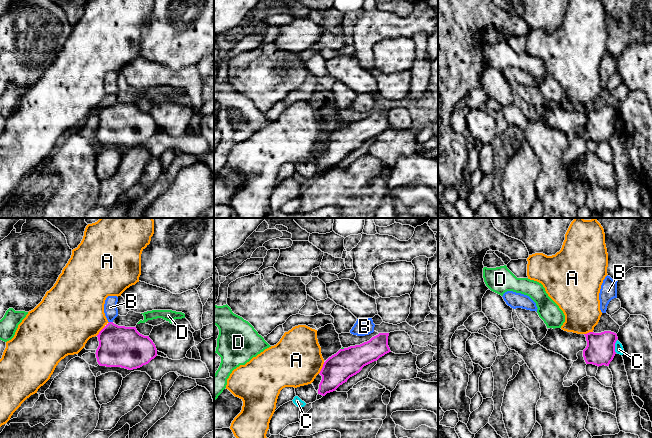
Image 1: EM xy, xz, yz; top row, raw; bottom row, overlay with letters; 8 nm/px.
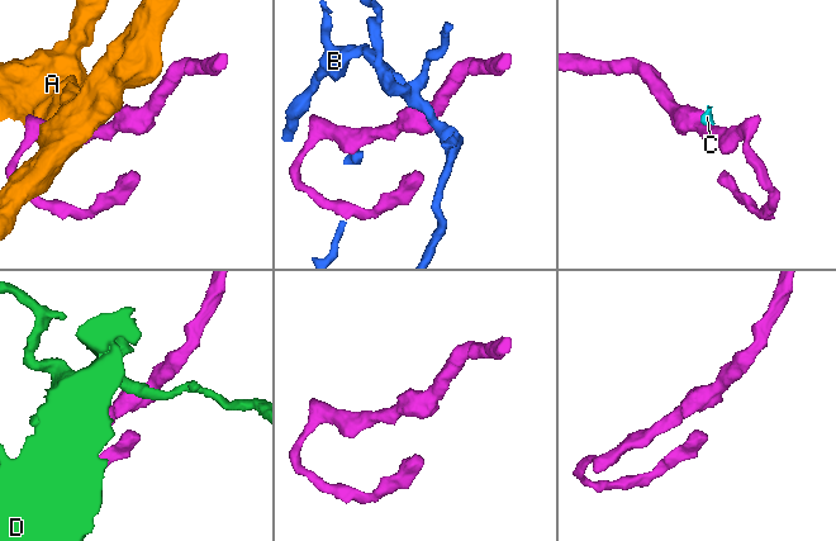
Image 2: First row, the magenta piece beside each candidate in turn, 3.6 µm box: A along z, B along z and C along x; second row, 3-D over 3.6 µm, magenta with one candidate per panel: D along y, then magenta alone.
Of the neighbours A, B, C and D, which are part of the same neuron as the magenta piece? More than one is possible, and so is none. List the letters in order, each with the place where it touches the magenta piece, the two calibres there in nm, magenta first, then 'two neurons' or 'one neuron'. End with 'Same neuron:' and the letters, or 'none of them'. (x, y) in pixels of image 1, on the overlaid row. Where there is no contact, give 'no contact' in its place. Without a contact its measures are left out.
A: xy (102, 329) | 340/460 nm | two neurons
B: xy (111, 322) | 340/110 nm | two neurons
C: yz (614, 346) | 240/70 nm | two neurons
D: xz (342, 349) | 240/20 nm | two neurons
Same neuron: none of them

